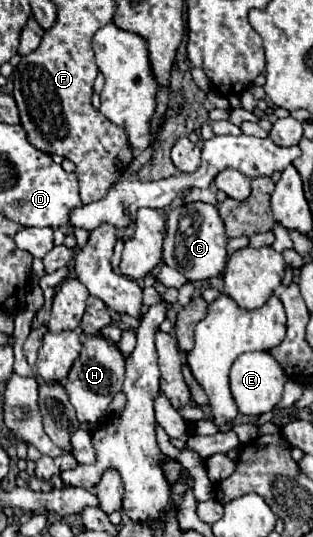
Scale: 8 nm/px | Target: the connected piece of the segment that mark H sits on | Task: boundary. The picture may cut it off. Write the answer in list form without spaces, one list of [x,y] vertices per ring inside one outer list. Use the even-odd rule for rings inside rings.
[[[87,338],[83,342],[83,350],[81,350],[79,358],[71,366],[67,378],[61,382],[69,394],[69,400],[75,408],[75,412],[77,412],[79,424],[95,424],[105,418],[113,396],[123,390],[123,380],[125,380],[123,366],[125,366],[123,356],[107,340]]]

